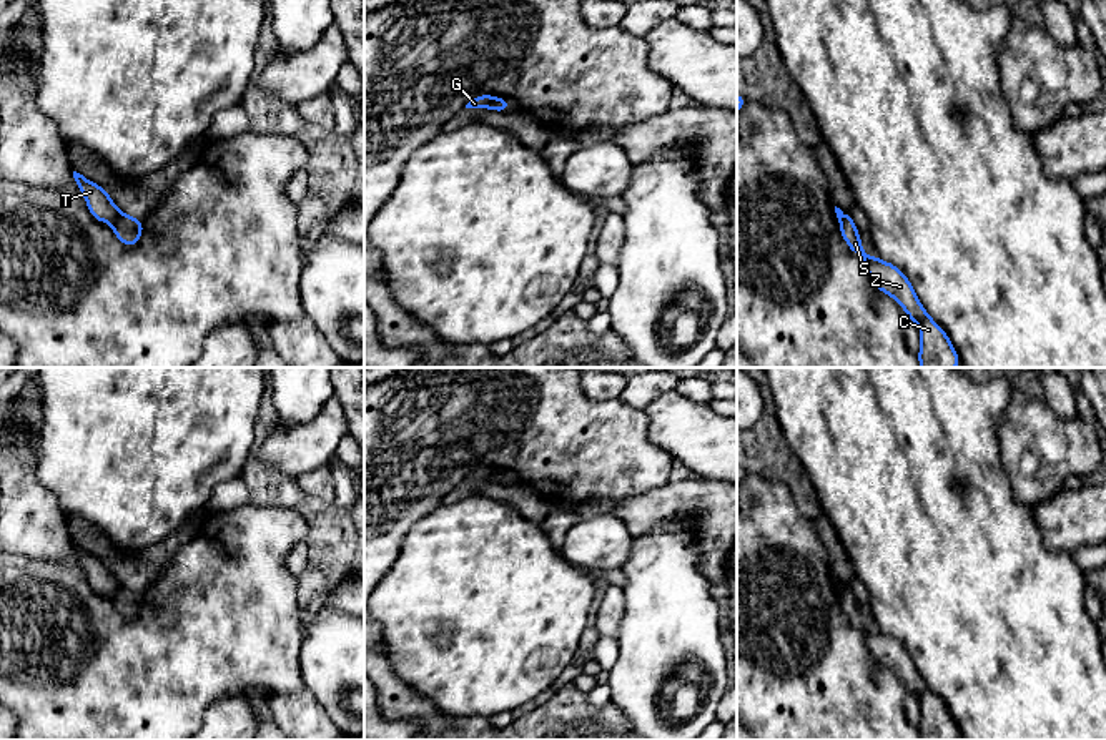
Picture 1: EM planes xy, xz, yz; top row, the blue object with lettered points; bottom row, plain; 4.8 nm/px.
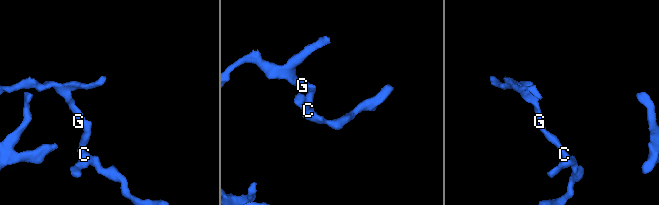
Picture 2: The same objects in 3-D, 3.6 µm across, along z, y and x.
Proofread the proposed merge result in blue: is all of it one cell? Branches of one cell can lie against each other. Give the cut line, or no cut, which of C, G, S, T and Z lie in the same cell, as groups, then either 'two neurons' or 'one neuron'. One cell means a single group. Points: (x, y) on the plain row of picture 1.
xy (120, 586), (112, 596) | C S Z / G T | two neurons

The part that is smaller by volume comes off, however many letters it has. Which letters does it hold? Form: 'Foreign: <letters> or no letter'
Foreign: G, T

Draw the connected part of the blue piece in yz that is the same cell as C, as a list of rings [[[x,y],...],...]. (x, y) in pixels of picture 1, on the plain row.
[[[848,585],[840,594],[840,605],[848,620],[865,634],[867,645],[873,657],[896,672],[906,683],[908,692],[920,697],[920,740],[956,740],[960,728],[946,705],[928,688],[906,649],[895,637],[885,635],[876,629],[870,630],[865,625],[857,597]]]

